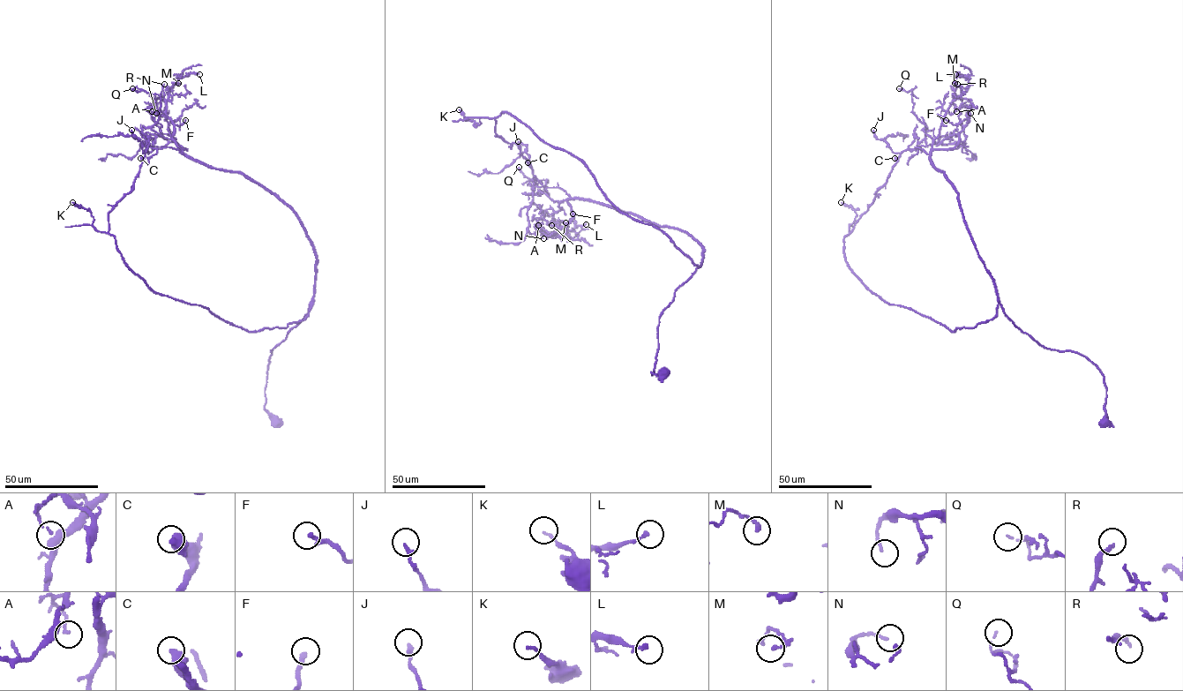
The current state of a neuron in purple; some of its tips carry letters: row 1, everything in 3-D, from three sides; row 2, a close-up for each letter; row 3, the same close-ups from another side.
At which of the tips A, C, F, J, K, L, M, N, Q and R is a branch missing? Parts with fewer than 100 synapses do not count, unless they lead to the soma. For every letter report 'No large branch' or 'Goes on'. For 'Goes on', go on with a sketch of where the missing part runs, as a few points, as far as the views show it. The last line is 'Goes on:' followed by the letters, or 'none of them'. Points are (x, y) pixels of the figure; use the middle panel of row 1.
A: No large branch
C: No large branch
F: No large branch
J: No large branch
K: No large branch
L: No large branch
M: No large branch
N: No large branch
Q: No large branch
R: No large branch
Goes on: none of them

